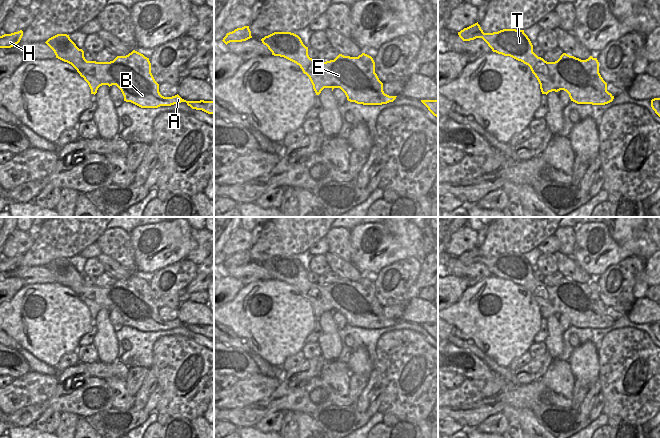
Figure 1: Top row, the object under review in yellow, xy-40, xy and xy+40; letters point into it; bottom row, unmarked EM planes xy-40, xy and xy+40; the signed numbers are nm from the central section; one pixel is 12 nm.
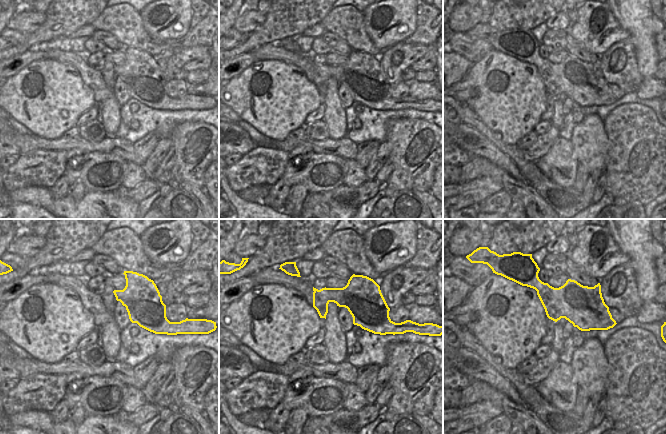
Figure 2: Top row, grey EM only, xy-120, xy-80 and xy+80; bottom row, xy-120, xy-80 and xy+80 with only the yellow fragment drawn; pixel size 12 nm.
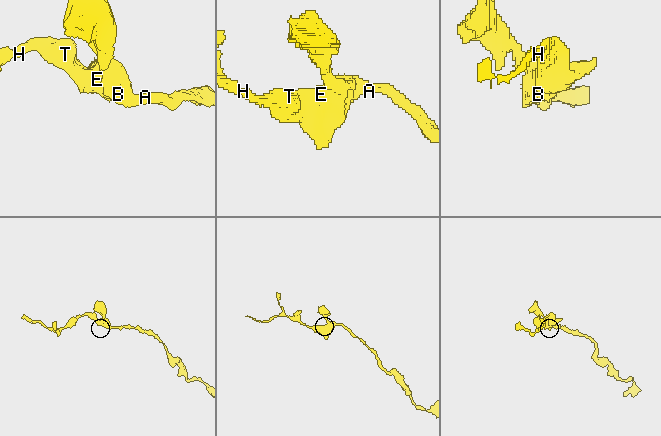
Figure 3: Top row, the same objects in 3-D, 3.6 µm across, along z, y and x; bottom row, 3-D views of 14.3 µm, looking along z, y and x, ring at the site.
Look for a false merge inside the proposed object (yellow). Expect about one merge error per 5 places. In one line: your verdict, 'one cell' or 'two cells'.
one cell

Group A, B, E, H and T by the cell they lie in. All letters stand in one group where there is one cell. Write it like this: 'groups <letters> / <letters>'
groups A B E H T

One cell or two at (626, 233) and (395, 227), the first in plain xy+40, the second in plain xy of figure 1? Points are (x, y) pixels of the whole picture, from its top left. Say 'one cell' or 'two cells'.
one cell

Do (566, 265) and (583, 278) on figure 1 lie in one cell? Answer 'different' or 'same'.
same

